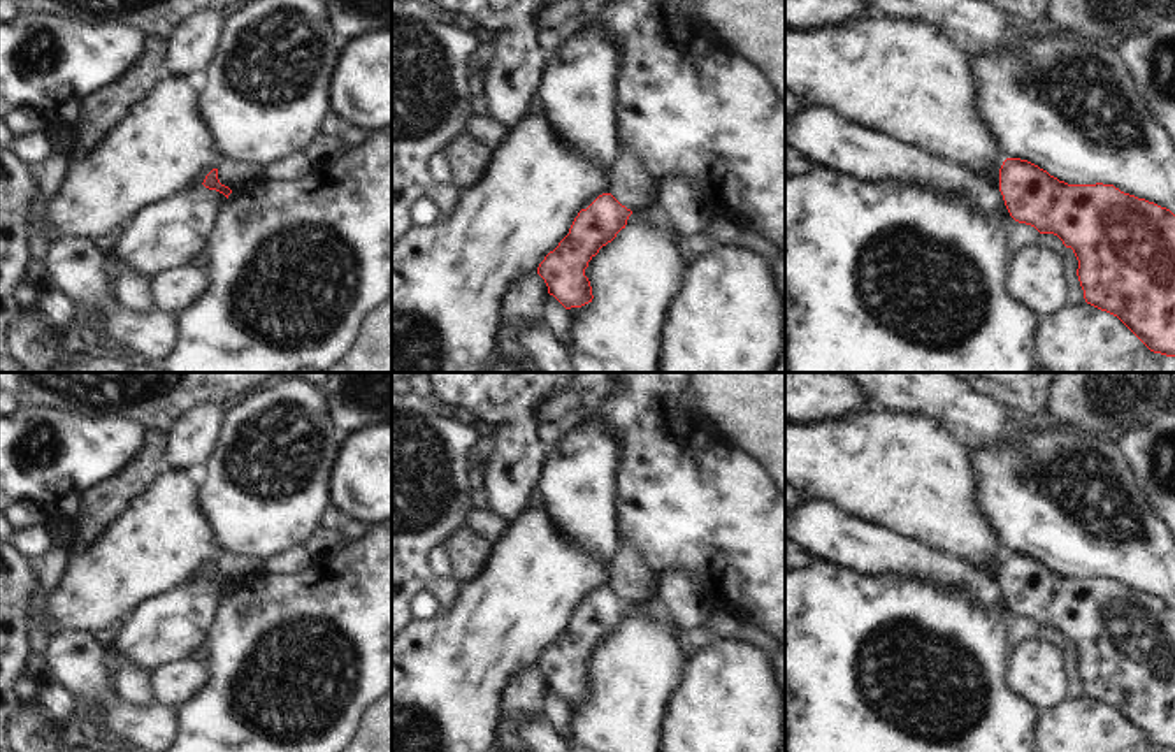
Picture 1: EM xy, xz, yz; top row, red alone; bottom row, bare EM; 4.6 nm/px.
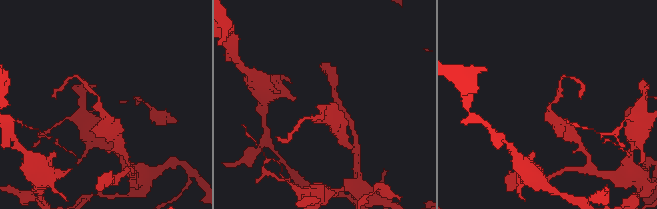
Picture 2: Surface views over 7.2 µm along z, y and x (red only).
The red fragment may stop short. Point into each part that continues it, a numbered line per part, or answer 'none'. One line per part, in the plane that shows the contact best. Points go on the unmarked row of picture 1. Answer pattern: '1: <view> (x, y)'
none

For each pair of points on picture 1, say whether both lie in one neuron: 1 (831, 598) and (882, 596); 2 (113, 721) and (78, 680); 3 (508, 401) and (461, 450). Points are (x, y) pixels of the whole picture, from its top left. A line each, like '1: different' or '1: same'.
1: same
2: same
3: different

